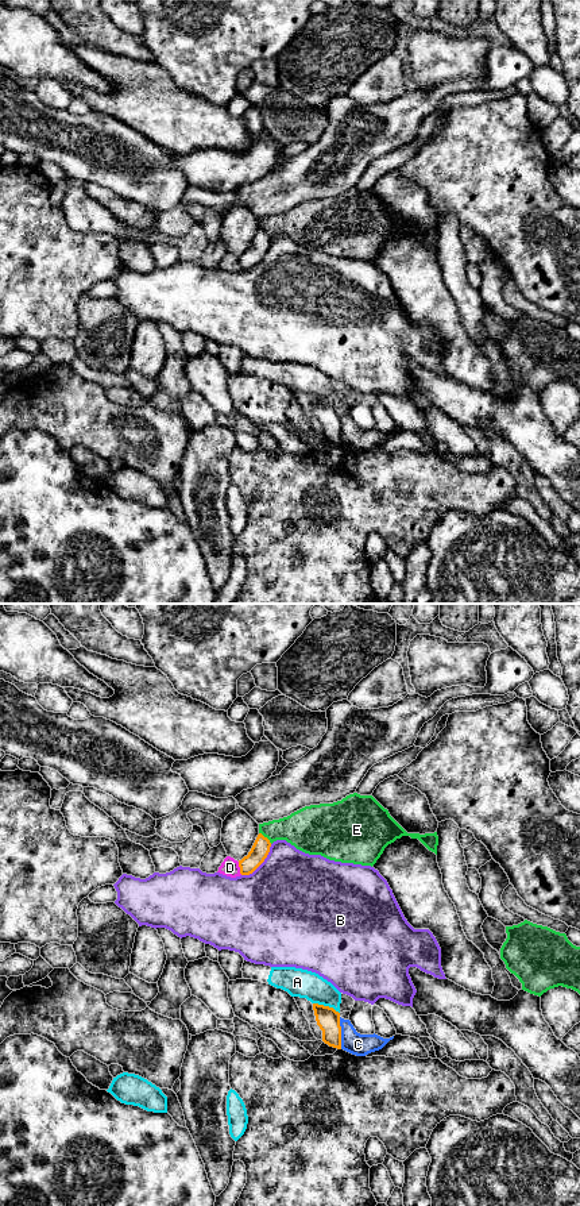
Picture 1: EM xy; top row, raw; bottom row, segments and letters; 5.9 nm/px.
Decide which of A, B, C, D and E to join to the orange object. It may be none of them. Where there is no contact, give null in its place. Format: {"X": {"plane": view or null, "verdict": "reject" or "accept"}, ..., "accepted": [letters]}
{"A": {"plane": "xy", "verdict": "reject"}, "B": {"plane": "xy", "verdict": "reject"}, "C": {"plane": "xy", "verdict": "reject"}, "D": {"plane": "xy", "verdict": "reject"}, "E": {"plane": "xy", "verdict": "reject"}, "accepted": []}

